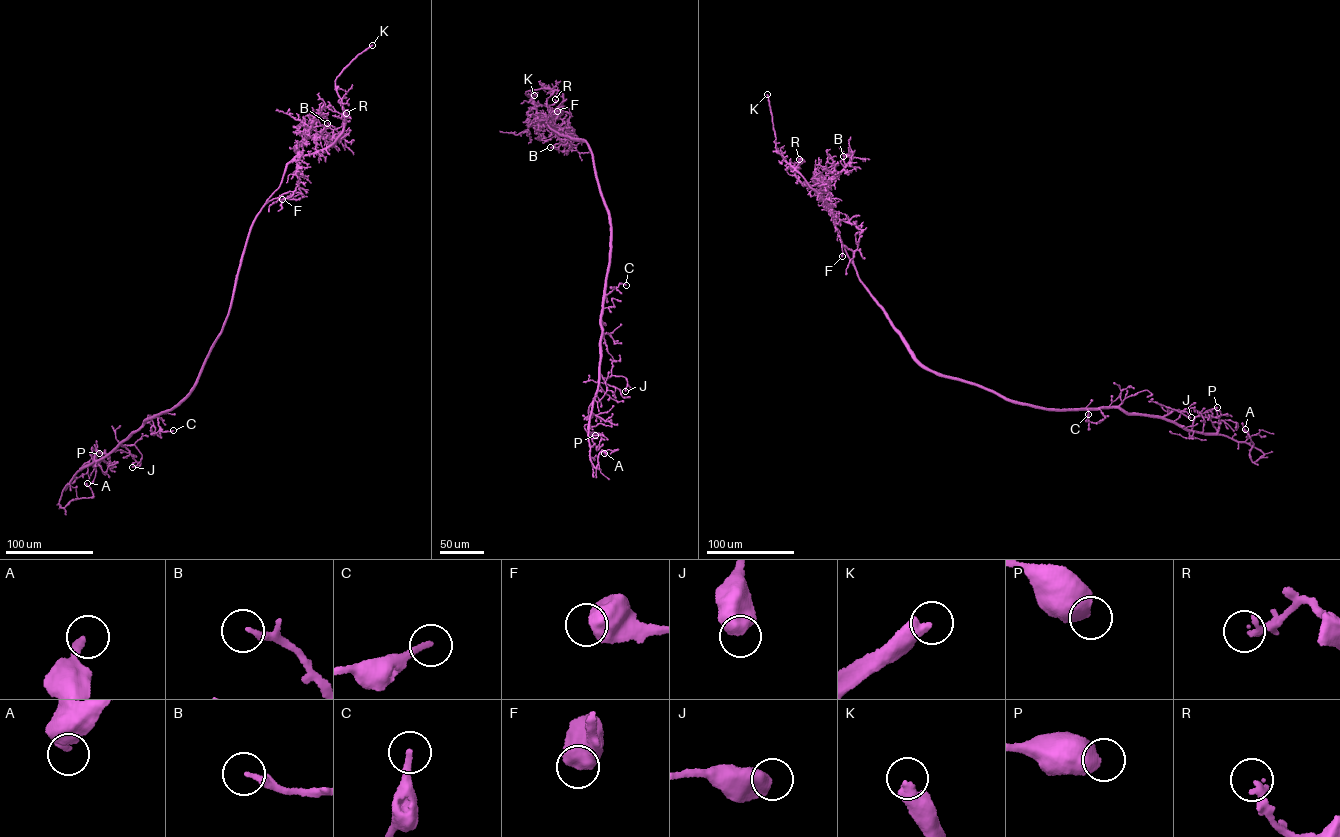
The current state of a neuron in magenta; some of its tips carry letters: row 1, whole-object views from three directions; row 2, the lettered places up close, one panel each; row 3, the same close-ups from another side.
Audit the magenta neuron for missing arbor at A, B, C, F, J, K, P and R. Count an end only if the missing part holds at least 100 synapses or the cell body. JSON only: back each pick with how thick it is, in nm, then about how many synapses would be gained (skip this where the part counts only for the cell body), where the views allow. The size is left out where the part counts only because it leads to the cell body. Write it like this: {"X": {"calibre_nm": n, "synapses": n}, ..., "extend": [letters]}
{"K": {"calibre_nm": 400}, "extend": ["K"]}

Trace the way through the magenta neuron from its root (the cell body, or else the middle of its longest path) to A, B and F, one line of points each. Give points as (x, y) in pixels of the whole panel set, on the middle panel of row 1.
A: (599, 187), (610, 242), (588, 433), (593, 466), (601, 451), (608, 455), (617, 449), (604, 453)
B: (599, 187), (589, 145), (542, 120), (539, 124), (552, 126), (571, 147), (550, 147)
F: (599, 187), (589, 145), (562, 135), (547, 125), (554, 125), (563, 111), (557, 111)

